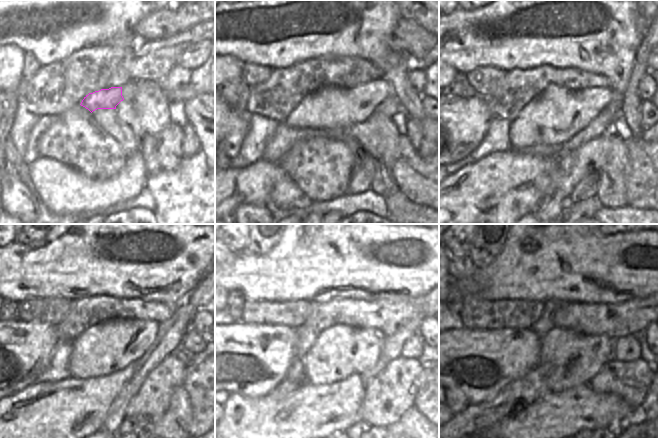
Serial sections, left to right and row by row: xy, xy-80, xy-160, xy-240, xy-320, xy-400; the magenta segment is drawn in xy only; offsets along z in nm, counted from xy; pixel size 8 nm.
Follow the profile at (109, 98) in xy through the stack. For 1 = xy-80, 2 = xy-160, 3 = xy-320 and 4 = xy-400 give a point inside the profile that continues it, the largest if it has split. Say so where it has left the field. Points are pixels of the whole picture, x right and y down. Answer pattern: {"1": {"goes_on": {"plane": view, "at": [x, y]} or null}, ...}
{"1": {"goes_on": {"plane": "xy-80", "at": [330, 107]}}, "2": {"goes_on": {"plane": "xy-160", "at": [556, 115]}}, "3": {"goes_on": {"plane": "xy-320", "at": [339, 351]}}, "4": {"goes_on": {"plane": "xy-400", "at": [575, 357]}}}

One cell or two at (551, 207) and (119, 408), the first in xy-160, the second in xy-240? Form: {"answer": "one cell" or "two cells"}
{"answer": "one cell"}

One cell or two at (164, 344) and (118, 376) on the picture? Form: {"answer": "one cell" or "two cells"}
{"answer": "two cells"}

